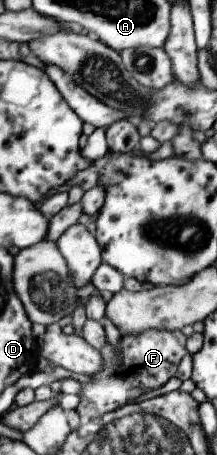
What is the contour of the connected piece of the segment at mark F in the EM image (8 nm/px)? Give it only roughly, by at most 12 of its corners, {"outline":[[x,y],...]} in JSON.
{"outline":[[180,330],[120,332],[119,351],[80,384],[79,424],[176,374]]}

